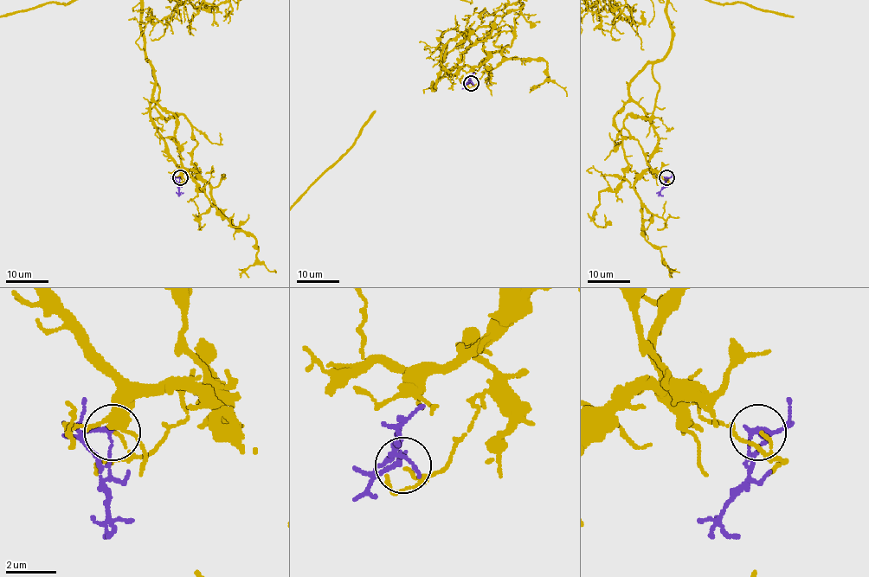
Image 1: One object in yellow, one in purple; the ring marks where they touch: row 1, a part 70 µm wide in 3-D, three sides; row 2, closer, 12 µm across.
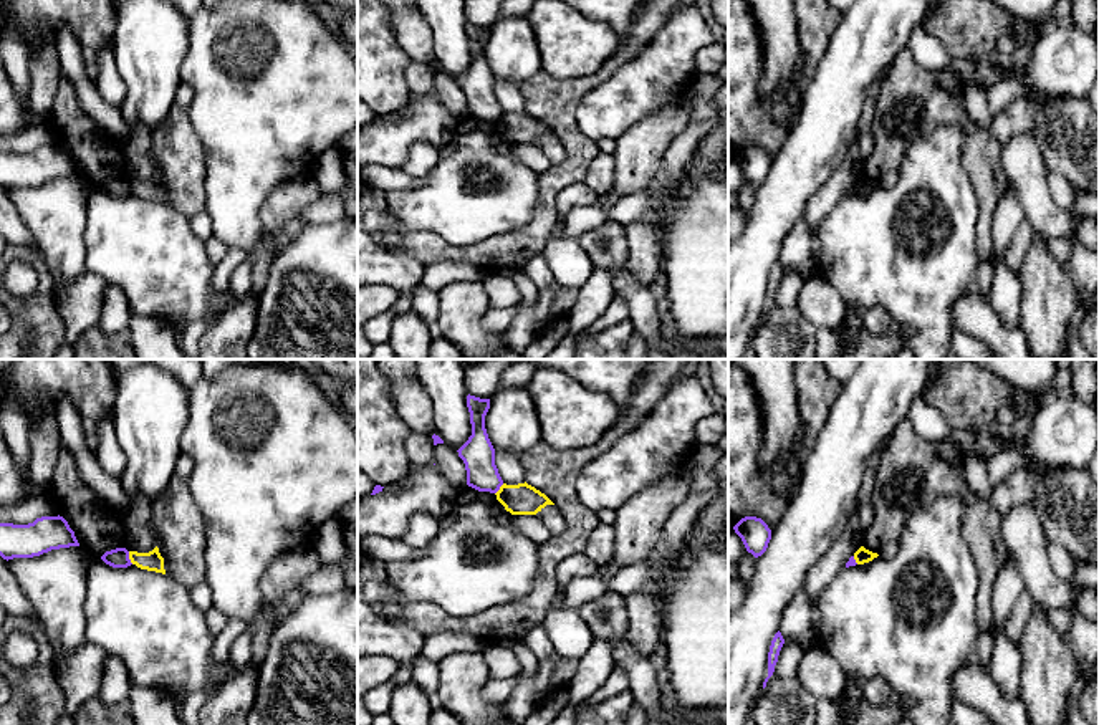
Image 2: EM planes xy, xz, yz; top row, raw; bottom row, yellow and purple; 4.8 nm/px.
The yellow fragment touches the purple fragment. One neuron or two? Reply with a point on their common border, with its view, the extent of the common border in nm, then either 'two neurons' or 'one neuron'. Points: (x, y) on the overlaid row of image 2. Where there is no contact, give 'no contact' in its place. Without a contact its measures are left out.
meets yellow in xy at (129, 558); contact 70 nm long; two neurons

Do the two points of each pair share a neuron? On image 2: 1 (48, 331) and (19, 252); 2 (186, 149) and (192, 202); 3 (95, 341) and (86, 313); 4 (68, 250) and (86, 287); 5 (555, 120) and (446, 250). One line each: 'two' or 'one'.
1: one
2: one
3: two
4: two
5: one

